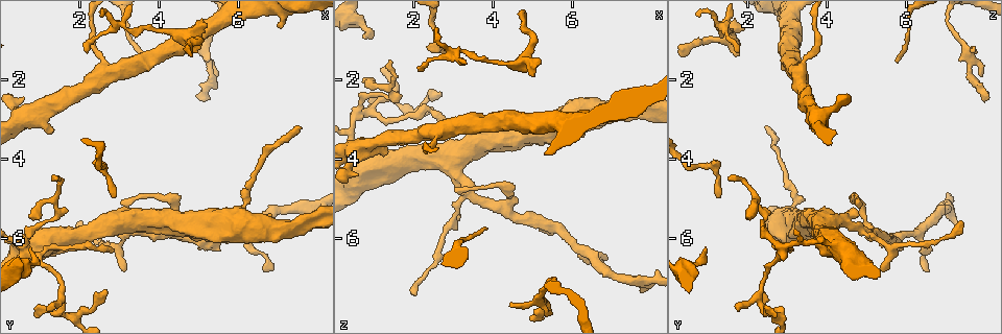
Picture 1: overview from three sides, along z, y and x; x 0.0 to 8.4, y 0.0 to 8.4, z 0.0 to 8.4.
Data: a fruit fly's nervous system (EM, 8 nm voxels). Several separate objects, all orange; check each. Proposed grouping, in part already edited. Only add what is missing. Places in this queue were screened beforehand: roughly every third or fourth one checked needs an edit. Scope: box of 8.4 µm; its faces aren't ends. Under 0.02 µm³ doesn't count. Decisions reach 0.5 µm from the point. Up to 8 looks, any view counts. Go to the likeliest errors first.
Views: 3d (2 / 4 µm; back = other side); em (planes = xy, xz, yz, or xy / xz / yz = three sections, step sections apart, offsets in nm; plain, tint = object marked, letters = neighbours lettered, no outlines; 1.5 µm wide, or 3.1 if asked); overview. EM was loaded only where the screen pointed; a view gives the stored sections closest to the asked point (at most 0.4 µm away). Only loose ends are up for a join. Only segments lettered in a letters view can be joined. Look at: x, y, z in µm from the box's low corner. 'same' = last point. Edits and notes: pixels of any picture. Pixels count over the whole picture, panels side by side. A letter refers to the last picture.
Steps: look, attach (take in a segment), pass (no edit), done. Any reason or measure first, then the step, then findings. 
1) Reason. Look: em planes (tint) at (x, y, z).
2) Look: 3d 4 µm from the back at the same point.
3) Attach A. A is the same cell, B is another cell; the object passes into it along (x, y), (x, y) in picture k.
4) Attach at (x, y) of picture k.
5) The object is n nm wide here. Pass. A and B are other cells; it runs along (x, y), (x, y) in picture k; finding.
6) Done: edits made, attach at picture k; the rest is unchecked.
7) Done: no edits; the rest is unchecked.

Thin end. Look: 3d 2 µm at (0.75, 6.20, 0.90).

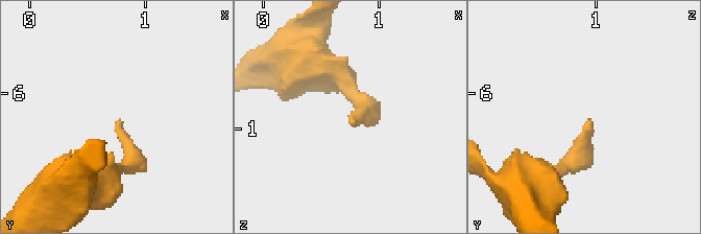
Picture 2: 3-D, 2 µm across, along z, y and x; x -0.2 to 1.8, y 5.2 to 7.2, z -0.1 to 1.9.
Need the tissue. Look: em planes (letters) at (0.80, 6.20, 0.92).

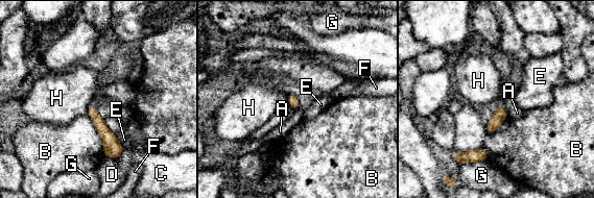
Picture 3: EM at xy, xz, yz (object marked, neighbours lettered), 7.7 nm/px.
The longest contact is with B, 280 nm. Pass. A, B, C, D, E, F, G and H are other cells; it runs along (91, 108), (108, 137), (115, 155) in picture 3; none of them fits.

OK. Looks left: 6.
Branch stops here. Look: em planes (letters) at (2.00, 5.60, 7.35).

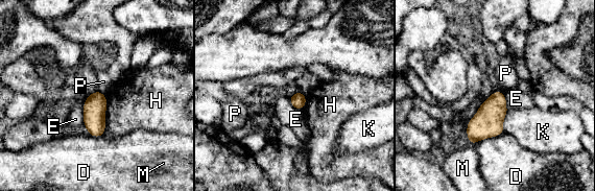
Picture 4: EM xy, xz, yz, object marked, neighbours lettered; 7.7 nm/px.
Pass. D, E, H, K, M and P are other cells; a border runs along (88, 96), (84, 102), (82, 123) in picture 4; no lettered segment goes on from it.

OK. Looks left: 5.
Tapers out. Look: em xz step 4 (tint) at (6.75, 6.85, 6.50).

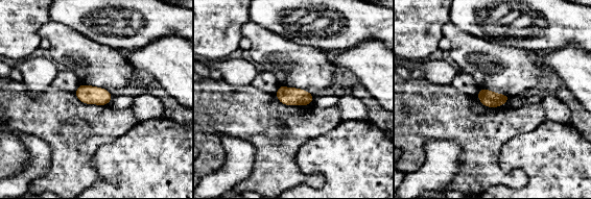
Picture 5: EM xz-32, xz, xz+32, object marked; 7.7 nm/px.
Look: em planes (letters) at the same point.

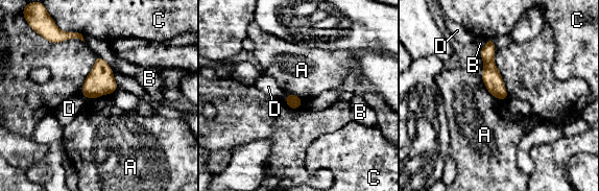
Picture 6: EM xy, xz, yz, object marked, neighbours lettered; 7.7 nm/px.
The longest contact is with A, 260 nm. Pass. A, B, C and D are other cells; no lettered segment goes on from it.

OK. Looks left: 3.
Done: no edits; the rest is unchecked.

